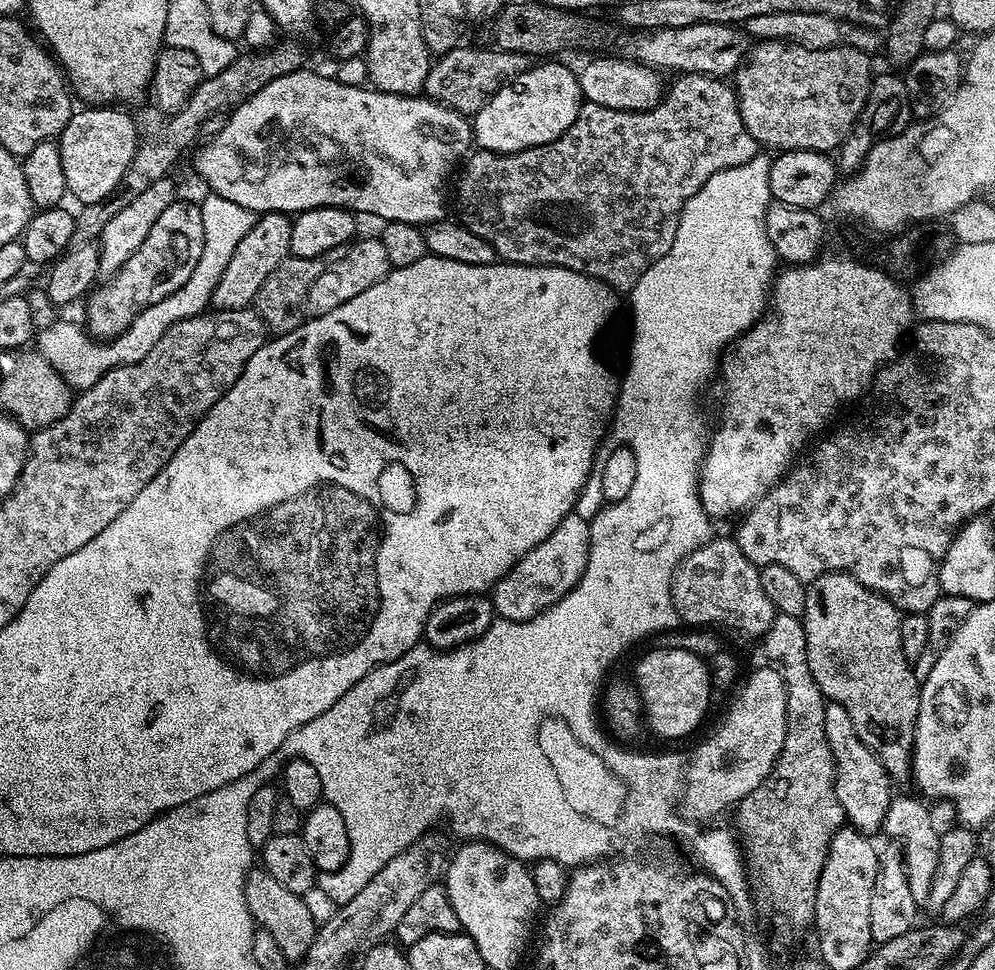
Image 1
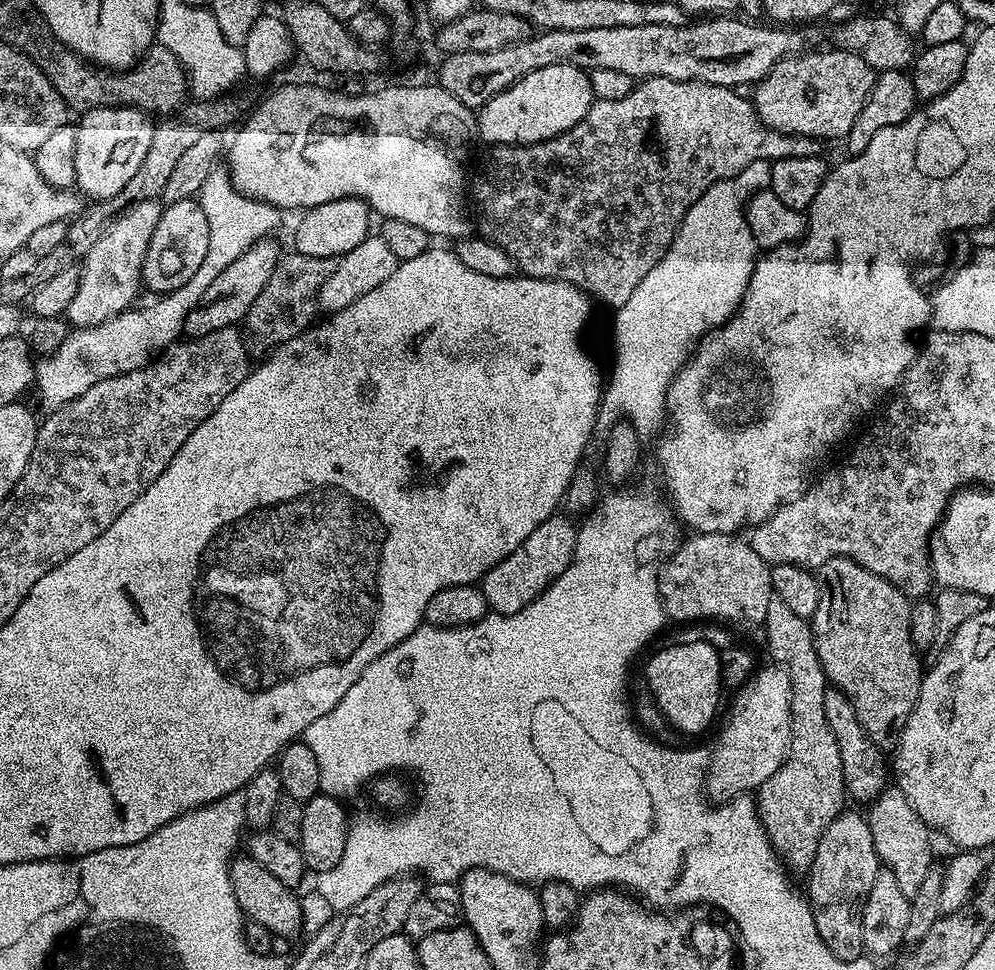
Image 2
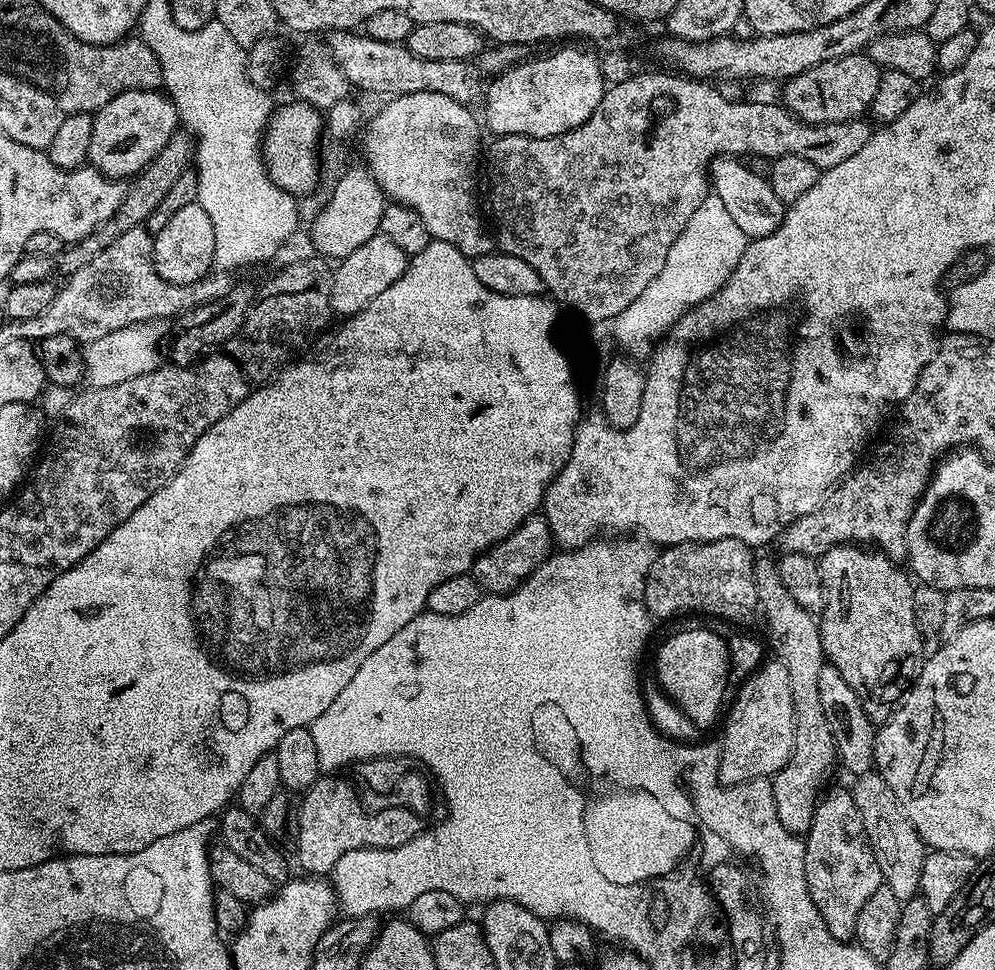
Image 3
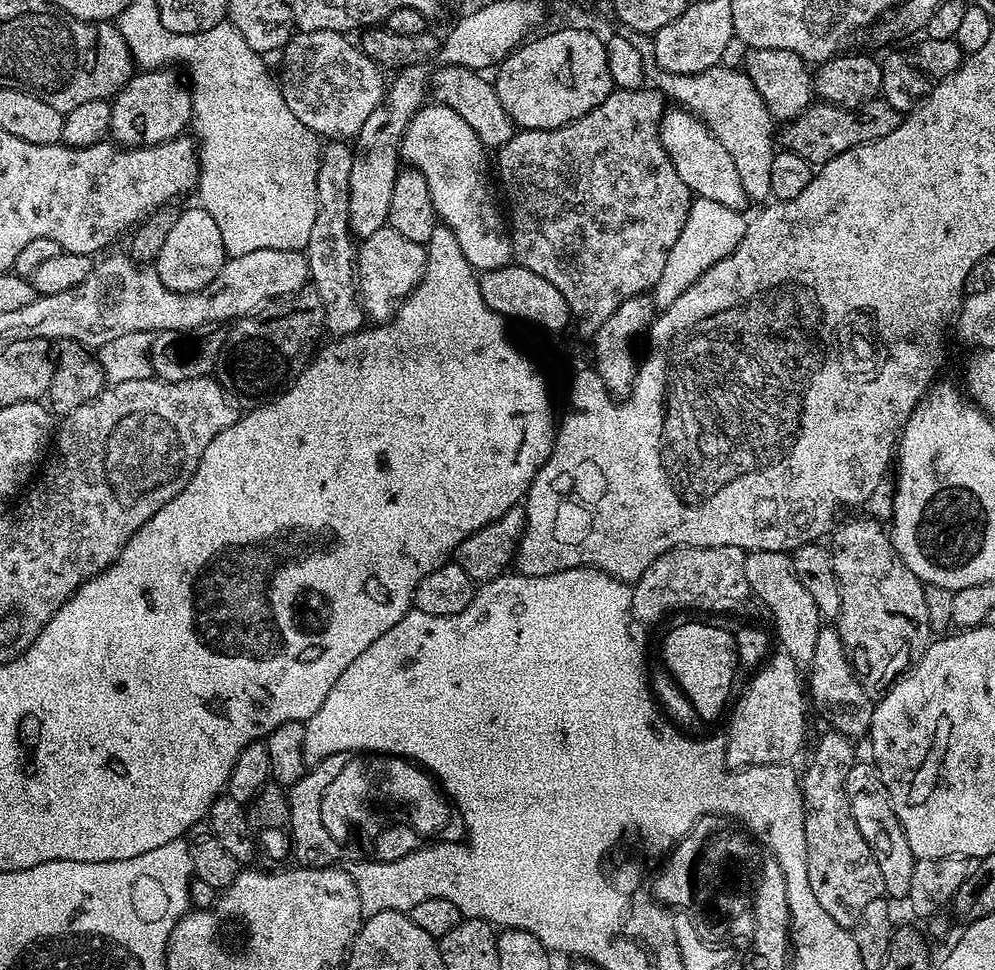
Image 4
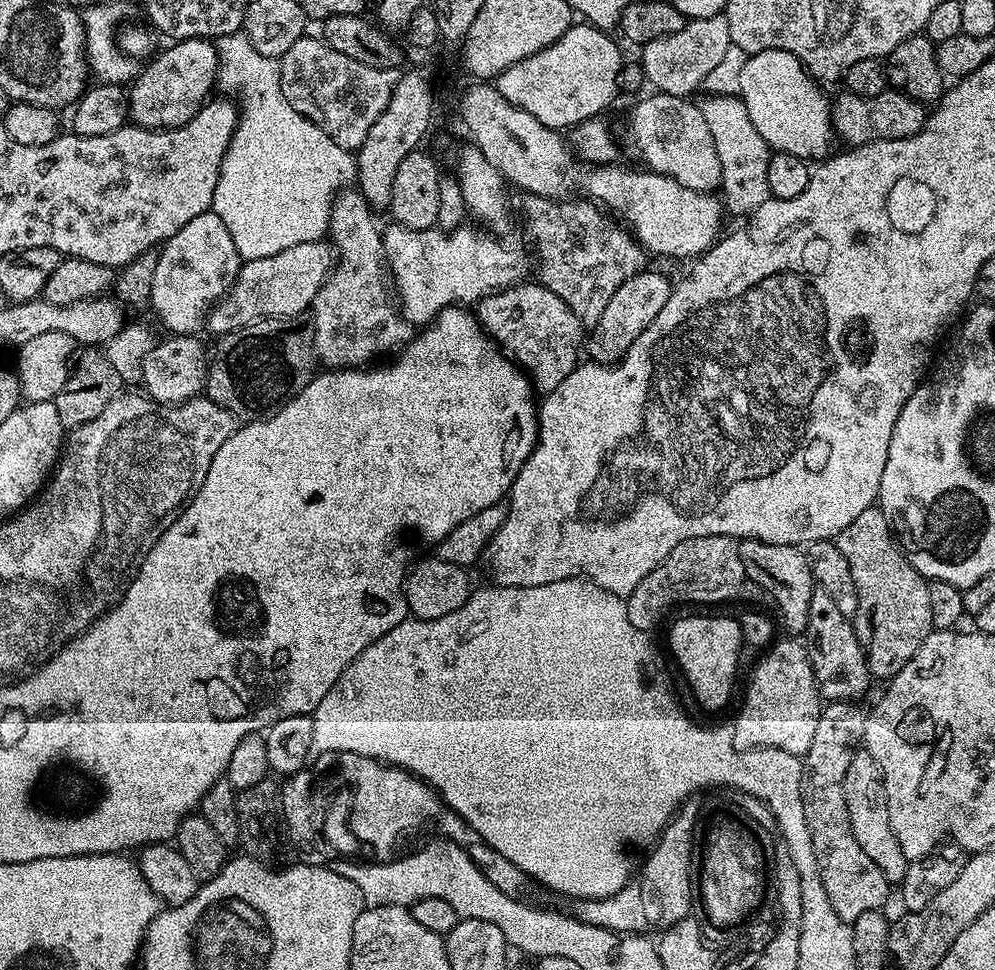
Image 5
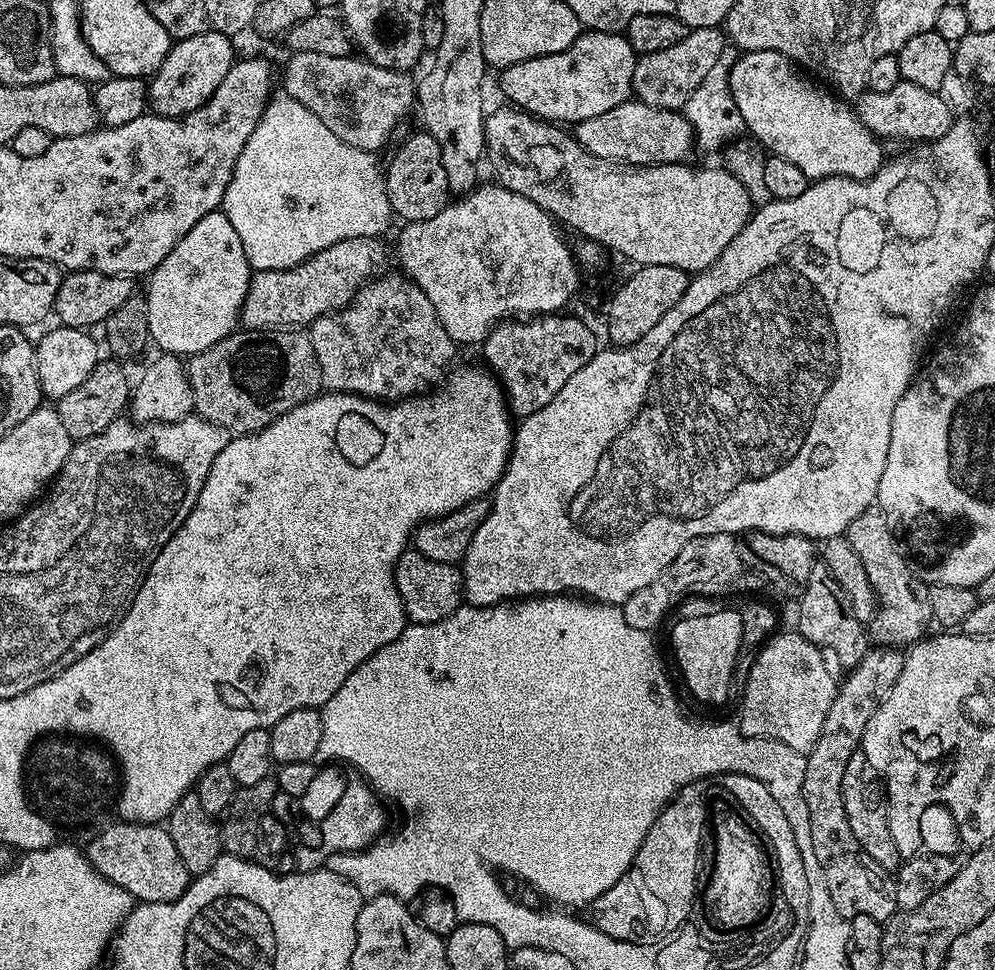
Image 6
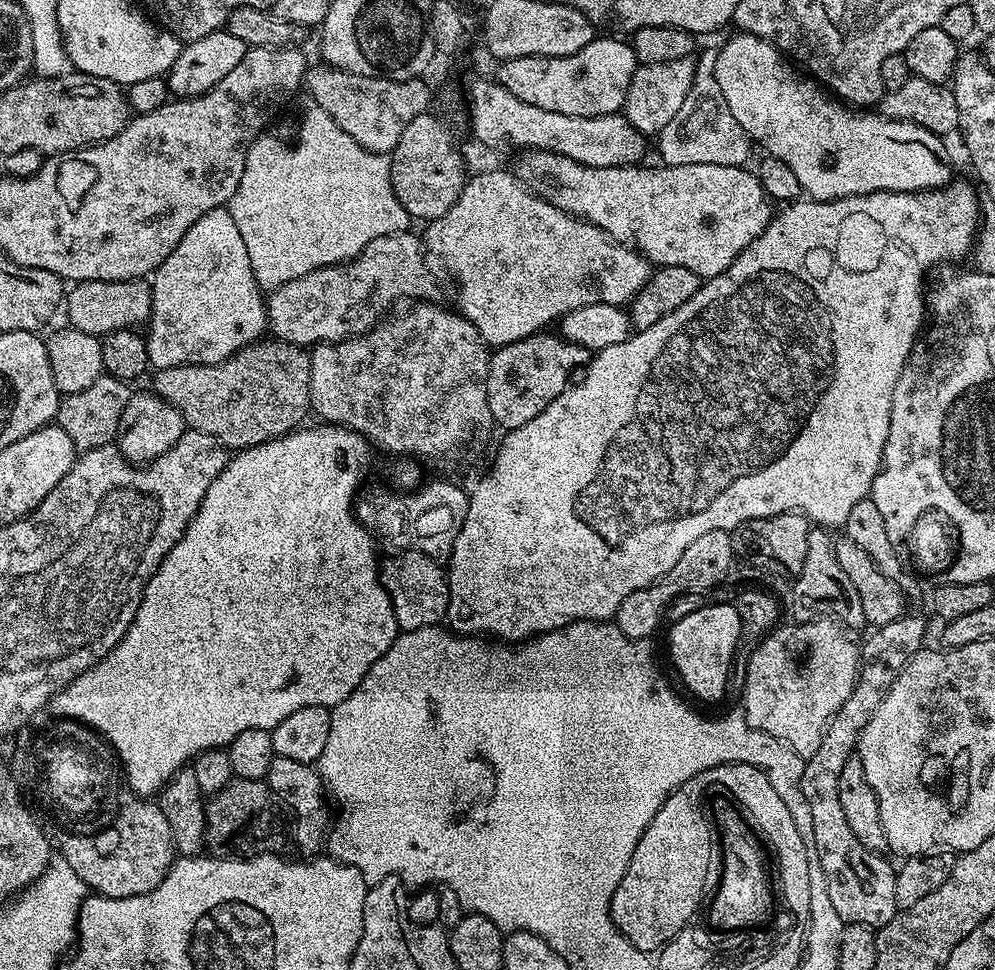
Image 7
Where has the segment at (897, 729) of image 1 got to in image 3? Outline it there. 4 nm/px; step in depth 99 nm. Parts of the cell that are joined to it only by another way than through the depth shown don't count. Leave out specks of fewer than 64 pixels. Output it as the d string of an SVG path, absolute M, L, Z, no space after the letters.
M839 544L830 550L826 550L818 558L820 566L820 577L822 578L822 586L824 587L824 608L818 613L818 623L820 625L820 637L822 638L822 650L827 663L833 664L838 670L838 674L842 674L842 678L846 678L846 683L850 685L850 690L854 690L854 694L858 694L858 698L862 702L862 710L866 710L866 714L871 718L873 724L879 726L892 715L894 706L899 704L904 693L912 687L917 676L920 675L920 668L926 659L926 651L924 652L925 637L920 635L918 630L918 622L914 622L914 580L907 571L900 569L901 565L897 561L892 560L883 552L869 550L864 546L856 544Z

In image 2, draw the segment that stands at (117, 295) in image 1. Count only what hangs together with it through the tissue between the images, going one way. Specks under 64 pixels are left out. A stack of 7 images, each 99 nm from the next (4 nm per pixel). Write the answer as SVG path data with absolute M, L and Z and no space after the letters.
M193 198L167 205L167 207L161 211L160 221L154 230L150 246L146 250L144 270L142 273L143 287L147 289L147 291L149 288L152 294L163 294L178 290L178 286L190 282L190 277L196 273L198 266L202 266L202 258L206 258L206 246L209 242L210 230L206 226L206 214L202 210L199 199Z

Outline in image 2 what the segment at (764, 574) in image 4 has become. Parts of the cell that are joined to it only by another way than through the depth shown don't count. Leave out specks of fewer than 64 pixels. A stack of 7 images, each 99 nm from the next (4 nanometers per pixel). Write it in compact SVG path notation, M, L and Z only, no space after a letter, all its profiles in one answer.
M773 598L770 610L766 610L762 631L768 635L768 652L776 659L773 661L784 667L790 678L792 729L783 766L774 770L755 793L756 812L776 855L793 873L804 874L812 867L826 826L840 815L838 806L846 806L842 754L834 730L830 730L830 722L826 722L824 691L830 685L814 650L811 623L792 613L786 602Z

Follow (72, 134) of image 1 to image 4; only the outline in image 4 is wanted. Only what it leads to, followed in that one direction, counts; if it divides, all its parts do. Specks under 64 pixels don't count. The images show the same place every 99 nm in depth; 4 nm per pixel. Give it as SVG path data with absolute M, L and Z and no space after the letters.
M171 67L140 70L122 91L112 97L111 139L126 148L145 148L173 140L192 123L192 94L189 85L175 76Z

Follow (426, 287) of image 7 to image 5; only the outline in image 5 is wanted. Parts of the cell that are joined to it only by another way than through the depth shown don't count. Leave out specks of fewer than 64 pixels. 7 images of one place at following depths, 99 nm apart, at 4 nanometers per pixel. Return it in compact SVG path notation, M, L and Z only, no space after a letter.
M324 240L298 242L298 246L282 250L282 254L245 260L228 295L213 304L212 311L206 317L206 328L213 332L213 337L219 338L239 332L256 320L299 317L299 312L307 313L311 309L318 290L326 282L333 267L334 249L331 243Z

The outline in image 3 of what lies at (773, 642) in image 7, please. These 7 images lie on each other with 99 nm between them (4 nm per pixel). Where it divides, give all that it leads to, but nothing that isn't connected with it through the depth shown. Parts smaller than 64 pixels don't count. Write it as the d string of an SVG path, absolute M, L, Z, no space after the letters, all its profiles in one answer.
M775 658L762 663L739 685L731 706L732 713L724 728L724 741L718 744L721 784L745 784L775 776L792 756L796 733L794 698L790 694L790 674L786 674L786 666Z

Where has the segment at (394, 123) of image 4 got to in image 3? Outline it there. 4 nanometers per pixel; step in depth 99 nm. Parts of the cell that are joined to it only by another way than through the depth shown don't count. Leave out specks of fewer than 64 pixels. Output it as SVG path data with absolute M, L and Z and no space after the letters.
M367 166L345 167L336 177L336 186L328 202L312 220L312 244L321 252L317 252L321 257L332 262L339 262L354 254L358 246L370 242L370 238L379 233L386 203L380 184Z

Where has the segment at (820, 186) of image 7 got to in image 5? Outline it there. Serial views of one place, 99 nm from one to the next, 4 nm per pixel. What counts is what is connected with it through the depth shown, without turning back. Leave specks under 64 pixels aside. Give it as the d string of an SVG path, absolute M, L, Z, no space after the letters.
M765 50L763 52L751 53L750 59L742 70L739 98L743 100L746 110L752 117L754 128L758 130L767 142L770 149L813 158L823 157L824 148L828 148L834 141L832 131L832 120L826 115L826 100L820 92L816 92L817 85L810 82L807 68L803 67L799 60L794 60L789 52L778 52Z

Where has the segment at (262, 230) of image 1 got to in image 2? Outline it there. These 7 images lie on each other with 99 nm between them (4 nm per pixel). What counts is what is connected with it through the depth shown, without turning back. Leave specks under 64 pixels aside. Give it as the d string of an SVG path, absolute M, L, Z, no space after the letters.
M265 238L254 242L250 250L242 254L242 258L230 262L230 266L226 266L226 270L222 270L222 274L214 278L206 294L202 294L198 306L194 306L194 310L190 310L186 318L183 331L185 337L205 336L214 330L231 328L247 317L254 298L258 298L258 294L262 294L262 286L270 282L270 274L274 274L274 266L282 255L282 249L274 241L275 239Z

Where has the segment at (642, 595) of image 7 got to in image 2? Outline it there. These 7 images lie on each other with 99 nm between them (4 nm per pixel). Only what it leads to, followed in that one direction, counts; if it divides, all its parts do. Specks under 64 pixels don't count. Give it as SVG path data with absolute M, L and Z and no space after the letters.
M701 532L677 547L660 574L660 597L671 619L745 620L763 625L774 598L772 569L747 539L740 538L730 532Z

